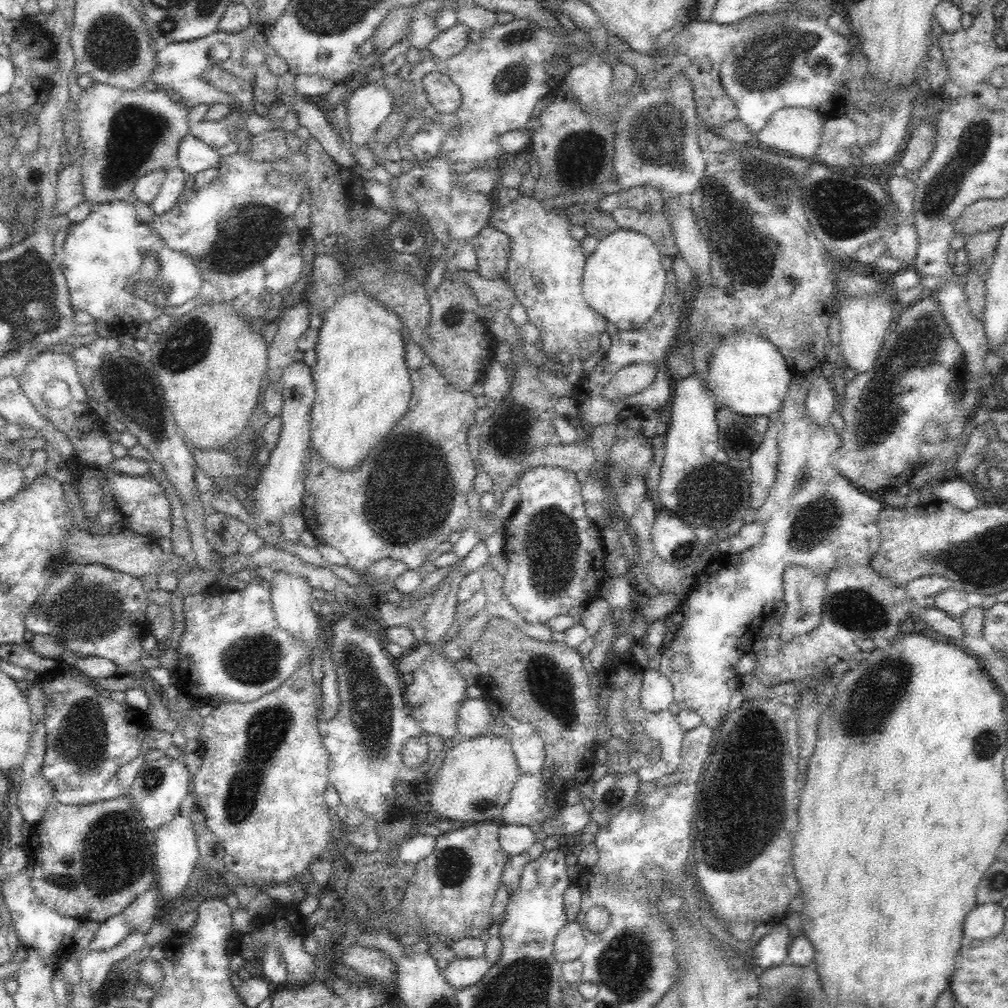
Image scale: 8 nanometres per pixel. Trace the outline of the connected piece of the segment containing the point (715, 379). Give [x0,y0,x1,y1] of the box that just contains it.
[707,333,794,416]

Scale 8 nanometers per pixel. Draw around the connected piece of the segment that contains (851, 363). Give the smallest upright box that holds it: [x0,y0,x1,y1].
[837,295,896,372]

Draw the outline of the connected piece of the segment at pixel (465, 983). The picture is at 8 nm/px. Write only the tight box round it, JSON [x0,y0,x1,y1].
[443,956,493,990]

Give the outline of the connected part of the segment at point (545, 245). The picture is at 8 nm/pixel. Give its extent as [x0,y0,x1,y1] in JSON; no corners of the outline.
[489,195,607,361]

